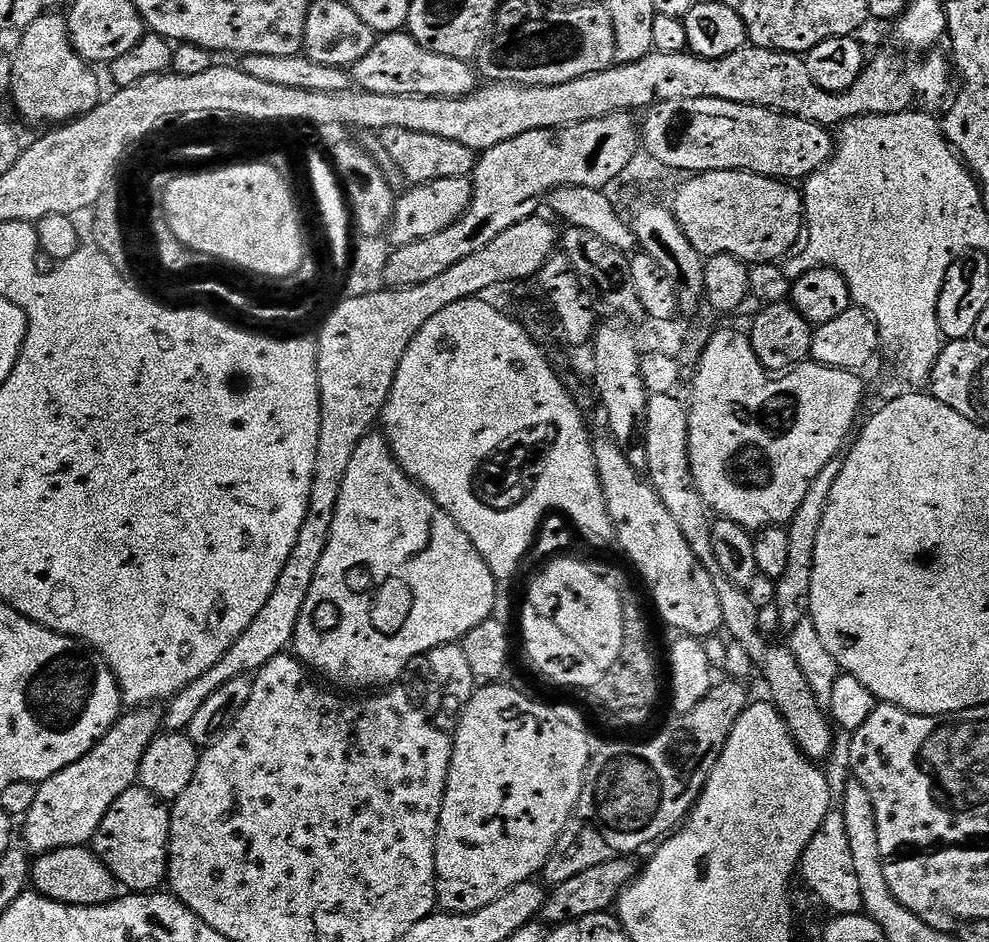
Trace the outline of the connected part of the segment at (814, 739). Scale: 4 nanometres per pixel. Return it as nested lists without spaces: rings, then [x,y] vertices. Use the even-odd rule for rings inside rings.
[[[721,574],[713,575],[712,581],[714,590],[718,590],[718,606],[722,606],[723,631],[729,632],[728,636],[741,644],[753,665],[758,666],[758,672],[764,675],[764,684],[772,695],[769,696],[771,703],[776,705],[777,711],[784,719],[788,733],[810,760],[820,762],[827,759],[833,751],[834,728],[826,717],[825,709],[816,703],[810,684],[803,677],[802,670],[792,657],[791,651],[787,646],[780,645],[779,648],[776,644],[768,644],[767,638],[760,636],[759,630],[756,629],[758,609],[754,606],[754,602],[750,602],[747,587],[736,585],[734,581]]]

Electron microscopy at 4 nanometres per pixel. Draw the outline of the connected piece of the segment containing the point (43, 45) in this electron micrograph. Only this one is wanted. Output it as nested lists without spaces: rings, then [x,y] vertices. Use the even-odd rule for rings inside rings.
[[[59,11],[47,12],[39,16],[30,26],[19,33],[20,45],[12,56],[12,87],[10,100],[16,103],[16,112],[28,124],[48,124],[44,126],[63,126],[79,116],[94,110],[102,99],[100,80],[95,76],[93,65],[74,50],[72,39],[68,36],[67,19]]]

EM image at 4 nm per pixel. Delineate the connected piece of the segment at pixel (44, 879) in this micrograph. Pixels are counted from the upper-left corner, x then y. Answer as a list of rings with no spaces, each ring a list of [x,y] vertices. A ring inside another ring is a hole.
[[[88,846],[59,848],[53,852],[37,855],[31,865],[30,884],[40,895],[74,906],[109,904],[118,896],[118,885],[116,879],[112,877],[112,871]]]

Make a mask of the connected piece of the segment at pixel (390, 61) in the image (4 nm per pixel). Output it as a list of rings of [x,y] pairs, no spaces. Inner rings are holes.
[[[403,31],[381,35],[370,54],[352,65],[350,75],[359,91],[370,94],[462,98],[476,91],[478,87],[478,73],[469,61],[434,54],[423,48],[411,34]]]

